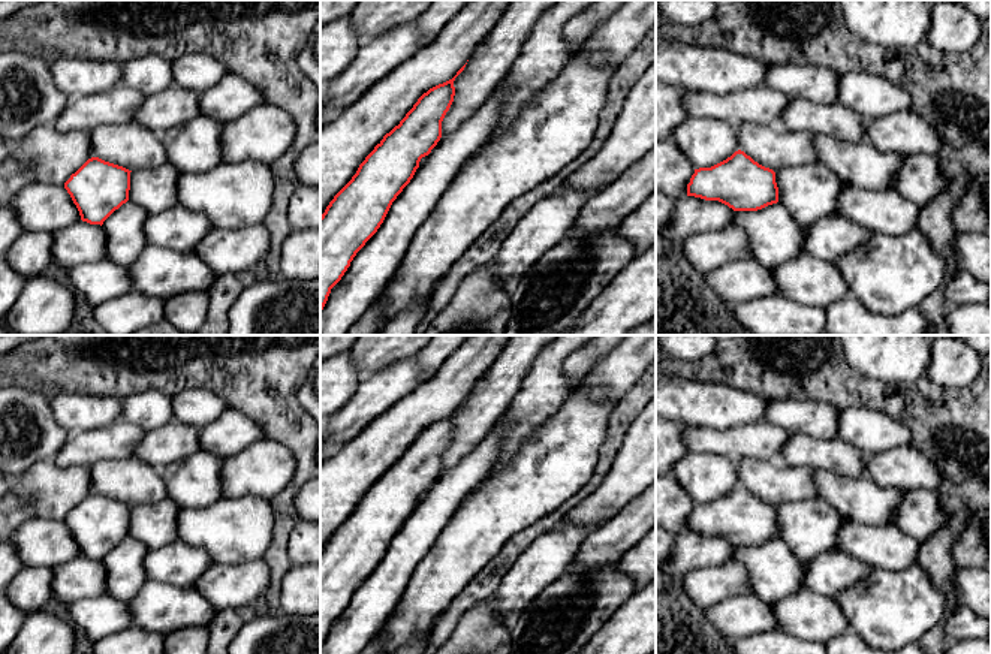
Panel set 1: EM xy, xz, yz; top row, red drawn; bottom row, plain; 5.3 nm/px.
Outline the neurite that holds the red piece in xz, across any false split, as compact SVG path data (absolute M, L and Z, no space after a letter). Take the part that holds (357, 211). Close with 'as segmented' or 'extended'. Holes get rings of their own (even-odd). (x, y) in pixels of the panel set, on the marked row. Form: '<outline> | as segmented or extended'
M466 64L452 79L430 88L418 99L400 124L386 133L374 150L365 157L352 180L334 196L325 213L320 216L320 311L328 301L331 289L341 280L356 253L377 232L392 202L413 178L416 169L419 168L421 159L428 156L440 141L442 121L455 96L454 81L464 70L464 67Z | as segmented

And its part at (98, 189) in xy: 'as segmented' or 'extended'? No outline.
as segmented

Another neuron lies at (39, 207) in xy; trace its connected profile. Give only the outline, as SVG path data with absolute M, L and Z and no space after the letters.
M30 183L9 204L25 232L55 233L81 220L64 186Z

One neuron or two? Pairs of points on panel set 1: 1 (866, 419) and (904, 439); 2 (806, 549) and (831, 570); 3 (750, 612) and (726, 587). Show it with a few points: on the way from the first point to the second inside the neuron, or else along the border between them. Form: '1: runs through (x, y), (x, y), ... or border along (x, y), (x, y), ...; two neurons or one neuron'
1: runs through (874, 428), (880, 433), (895, 433); one neuron
2: border along (837, 549), (818, 554), (806, 561); two neurons
3: border along (750, 593), (723, 597), (704, 609); two neurons

